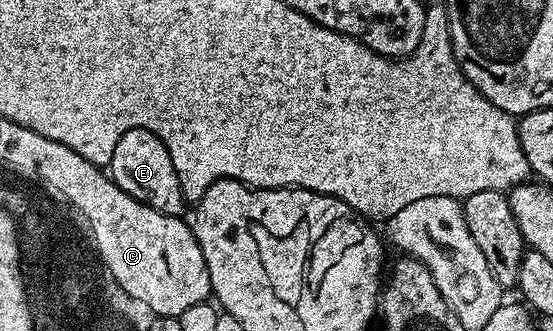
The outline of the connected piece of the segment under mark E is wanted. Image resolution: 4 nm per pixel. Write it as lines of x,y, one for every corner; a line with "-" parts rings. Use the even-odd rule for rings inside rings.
143,128
125,131
112,152
108,174
114,184
120,186
129,197
157,210
158,213
179,217
182,214
181,211
186,208
175,164
168,154
167,147
152,131

